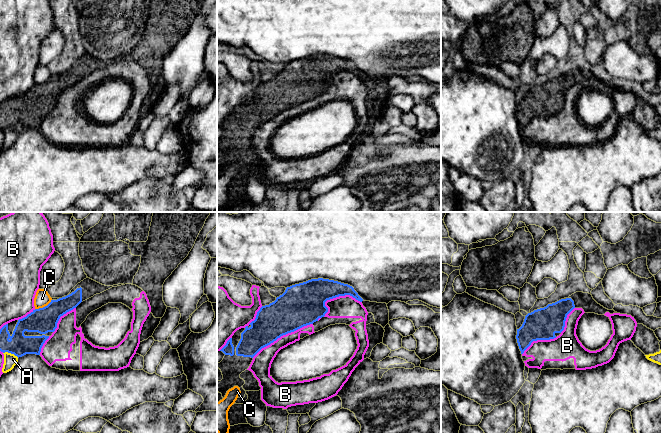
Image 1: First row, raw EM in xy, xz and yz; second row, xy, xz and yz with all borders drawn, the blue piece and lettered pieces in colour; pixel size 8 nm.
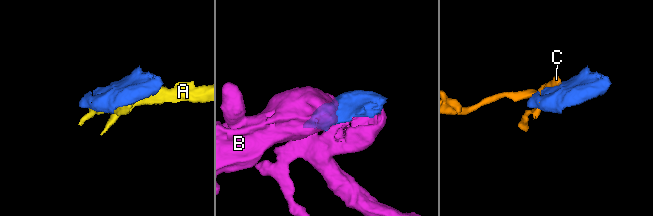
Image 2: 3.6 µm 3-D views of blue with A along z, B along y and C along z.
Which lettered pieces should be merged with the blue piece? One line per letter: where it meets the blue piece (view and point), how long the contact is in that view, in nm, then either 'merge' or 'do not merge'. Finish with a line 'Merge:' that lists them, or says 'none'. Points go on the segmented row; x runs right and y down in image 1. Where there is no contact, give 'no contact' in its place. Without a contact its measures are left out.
A: contact xy (11, 353); length 130 nm; do not merge
B: contact xz (282, 335); length 550 nm; do not merge
C: contact xy (43, 307); length 160 nm; do not merge
Merge: none

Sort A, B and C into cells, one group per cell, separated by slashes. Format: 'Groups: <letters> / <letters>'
Groups: A / B / C

